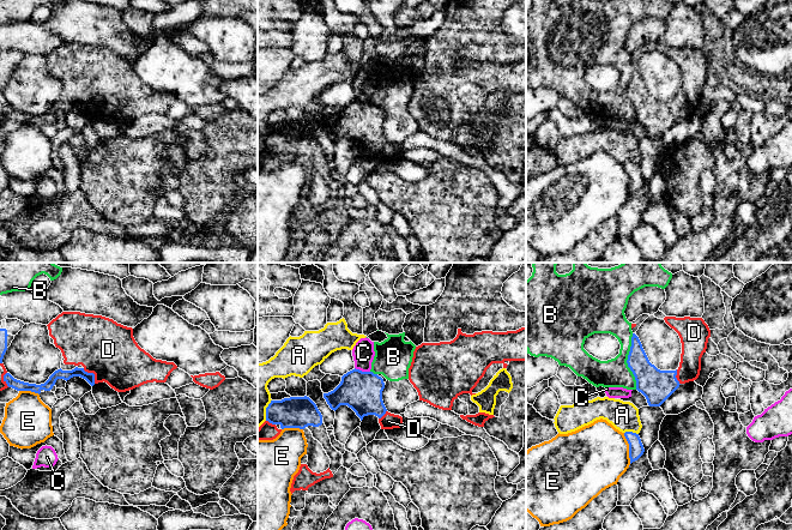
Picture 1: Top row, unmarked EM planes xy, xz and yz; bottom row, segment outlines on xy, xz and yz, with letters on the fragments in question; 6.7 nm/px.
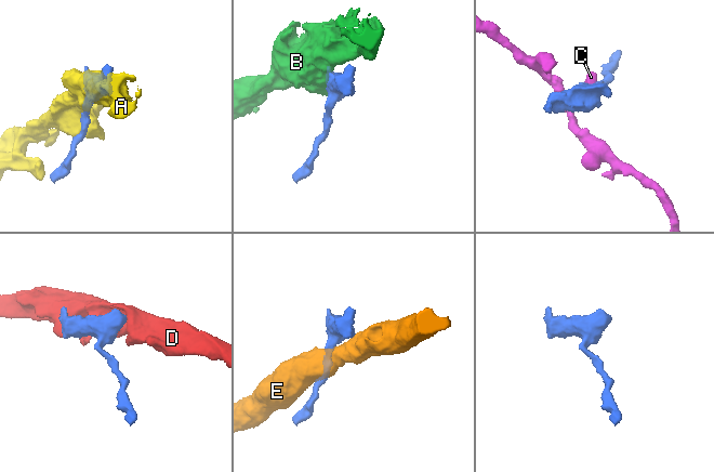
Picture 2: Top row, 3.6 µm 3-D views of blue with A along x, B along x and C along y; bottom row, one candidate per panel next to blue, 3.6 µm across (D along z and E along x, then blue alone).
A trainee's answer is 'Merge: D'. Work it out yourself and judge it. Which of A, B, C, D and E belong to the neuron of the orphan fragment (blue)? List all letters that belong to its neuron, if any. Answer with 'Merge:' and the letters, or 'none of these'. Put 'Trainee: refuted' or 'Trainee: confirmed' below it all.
Merge: D
Trainee: confirmed

